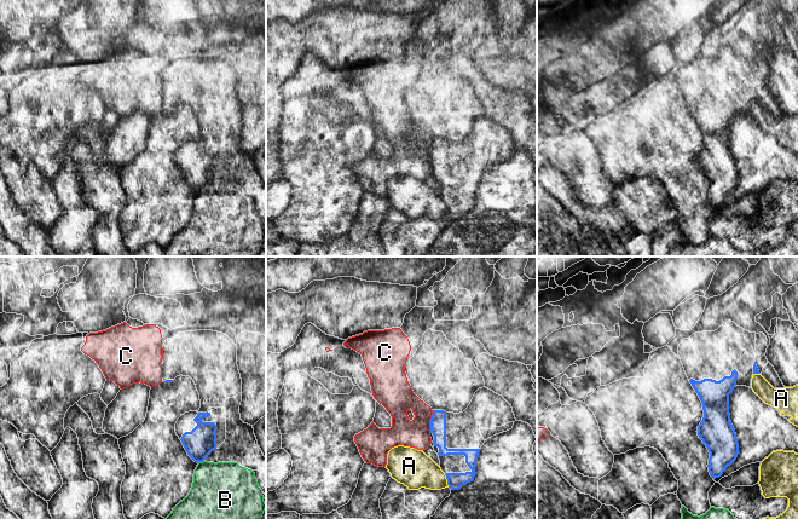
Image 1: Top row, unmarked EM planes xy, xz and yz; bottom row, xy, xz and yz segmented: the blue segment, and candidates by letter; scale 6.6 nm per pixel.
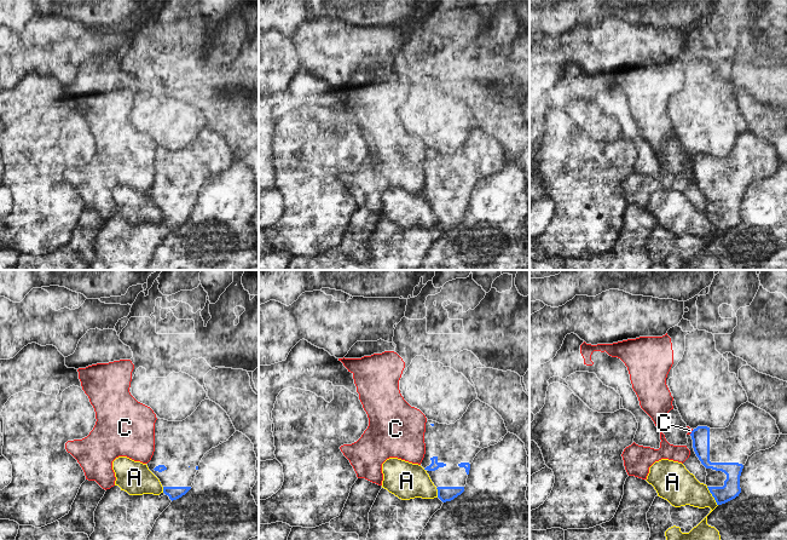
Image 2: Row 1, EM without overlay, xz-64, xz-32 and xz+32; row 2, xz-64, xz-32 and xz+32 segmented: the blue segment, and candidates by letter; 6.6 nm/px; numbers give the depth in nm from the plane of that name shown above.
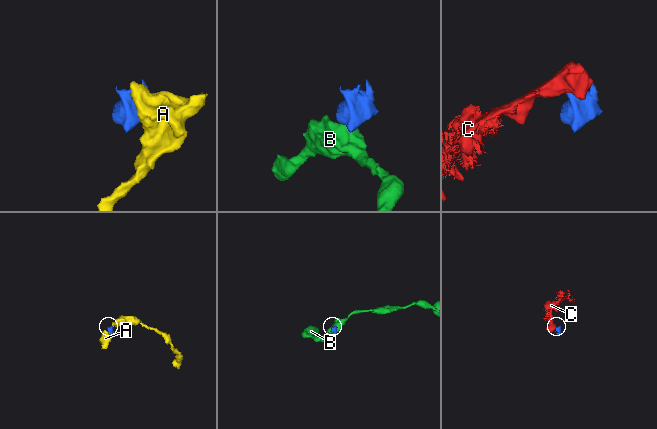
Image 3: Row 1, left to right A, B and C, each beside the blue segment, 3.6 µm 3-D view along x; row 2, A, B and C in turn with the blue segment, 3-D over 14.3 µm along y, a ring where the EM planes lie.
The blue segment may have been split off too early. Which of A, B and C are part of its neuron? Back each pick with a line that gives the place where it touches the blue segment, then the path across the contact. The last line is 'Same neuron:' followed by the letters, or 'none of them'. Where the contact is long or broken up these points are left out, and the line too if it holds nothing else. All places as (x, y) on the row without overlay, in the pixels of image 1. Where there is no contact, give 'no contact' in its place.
Same neuron: none of them

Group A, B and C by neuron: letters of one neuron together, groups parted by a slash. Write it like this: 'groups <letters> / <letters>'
groups A / B / C

